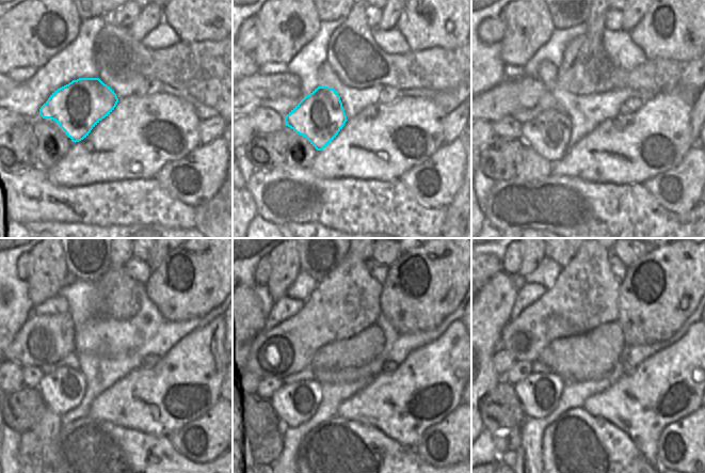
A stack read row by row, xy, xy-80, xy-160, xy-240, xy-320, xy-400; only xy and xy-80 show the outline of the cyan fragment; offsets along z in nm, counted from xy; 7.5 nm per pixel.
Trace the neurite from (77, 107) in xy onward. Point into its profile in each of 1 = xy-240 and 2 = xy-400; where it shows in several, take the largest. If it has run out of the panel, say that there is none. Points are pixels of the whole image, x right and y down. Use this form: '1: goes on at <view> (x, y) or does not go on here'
1: goes on at xy-240 (62, 389)
2: goes on at xy-400 (539, 395)

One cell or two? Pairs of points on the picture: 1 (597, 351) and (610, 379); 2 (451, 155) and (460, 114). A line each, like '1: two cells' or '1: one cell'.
1: two cells
2: two cells

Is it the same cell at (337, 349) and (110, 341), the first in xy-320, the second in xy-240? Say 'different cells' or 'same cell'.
same cell

